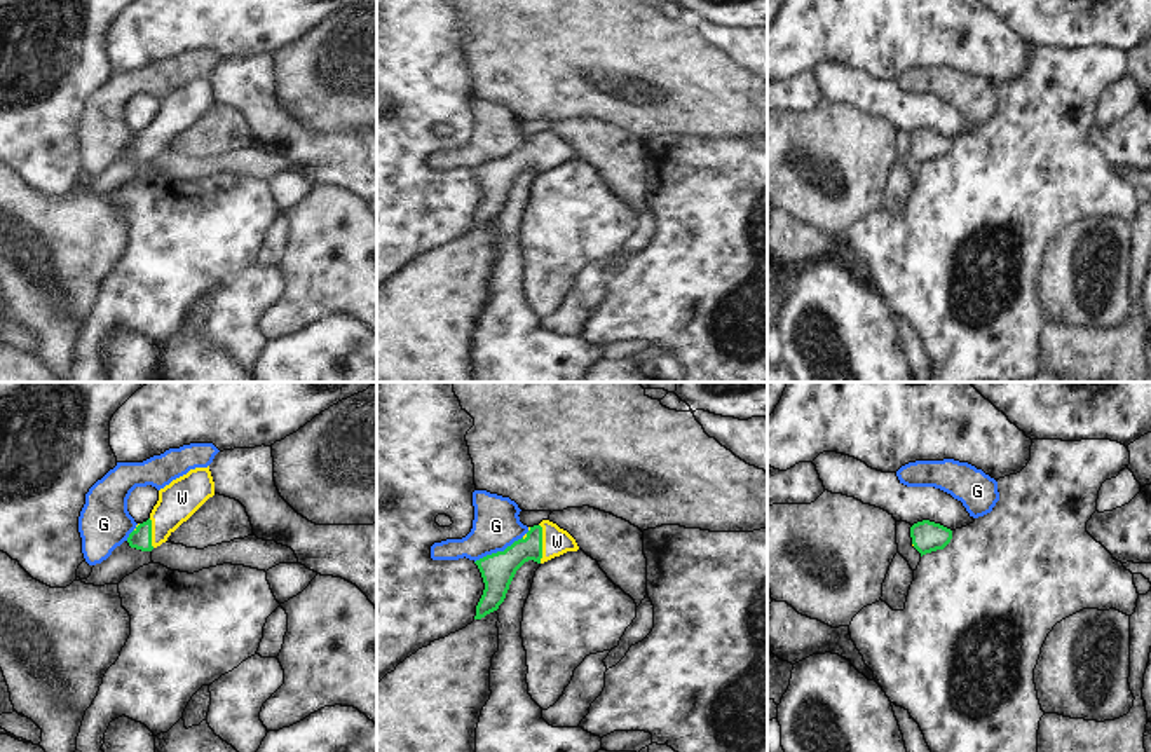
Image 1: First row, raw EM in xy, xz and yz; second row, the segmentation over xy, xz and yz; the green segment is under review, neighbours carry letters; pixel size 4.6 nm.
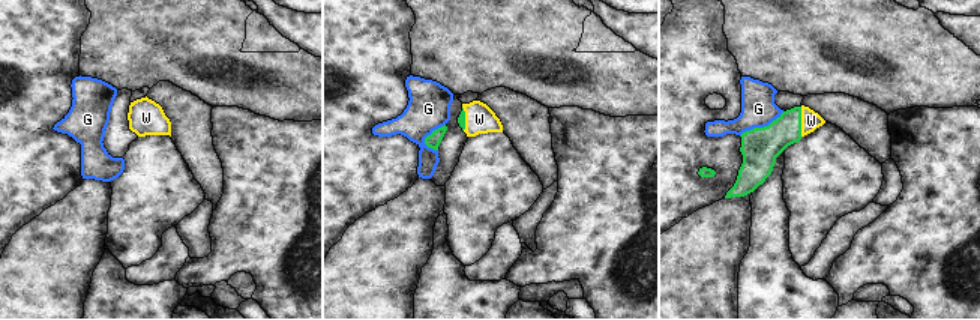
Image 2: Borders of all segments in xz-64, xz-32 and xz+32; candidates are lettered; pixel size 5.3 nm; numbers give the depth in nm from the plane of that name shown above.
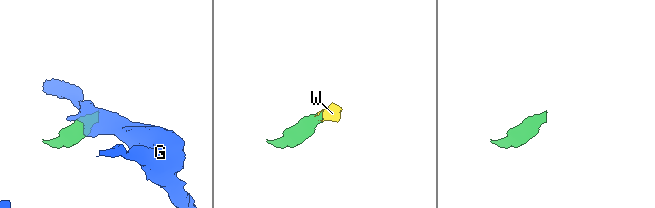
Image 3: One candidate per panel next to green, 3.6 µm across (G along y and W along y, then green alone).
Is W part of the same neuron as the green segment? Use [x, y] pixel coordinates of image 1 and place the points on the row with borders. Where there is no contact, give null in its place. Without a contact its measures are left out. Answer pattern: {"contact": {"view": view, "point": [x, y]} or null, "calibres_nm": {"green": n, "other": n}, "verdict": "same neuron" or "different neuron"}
{"contact": {"view": "xz", "point": [541, 543]}, "calibres_nm": {"green": 160, "other": 130}, "verdict": "same neuron"}

